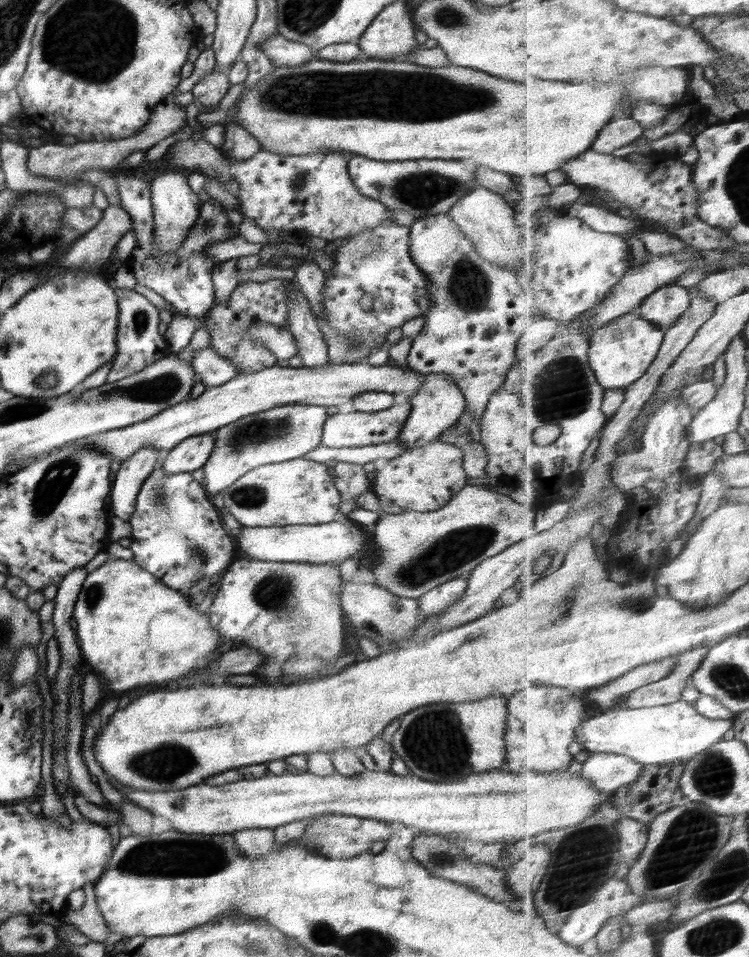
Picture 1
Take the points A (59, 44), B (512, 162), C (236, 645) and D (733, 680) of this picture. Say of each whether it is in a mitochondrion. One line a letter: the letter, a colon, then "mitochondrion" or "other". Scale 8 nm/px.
A: mitochondrion
B: other
C: other
D: mitochondrion

